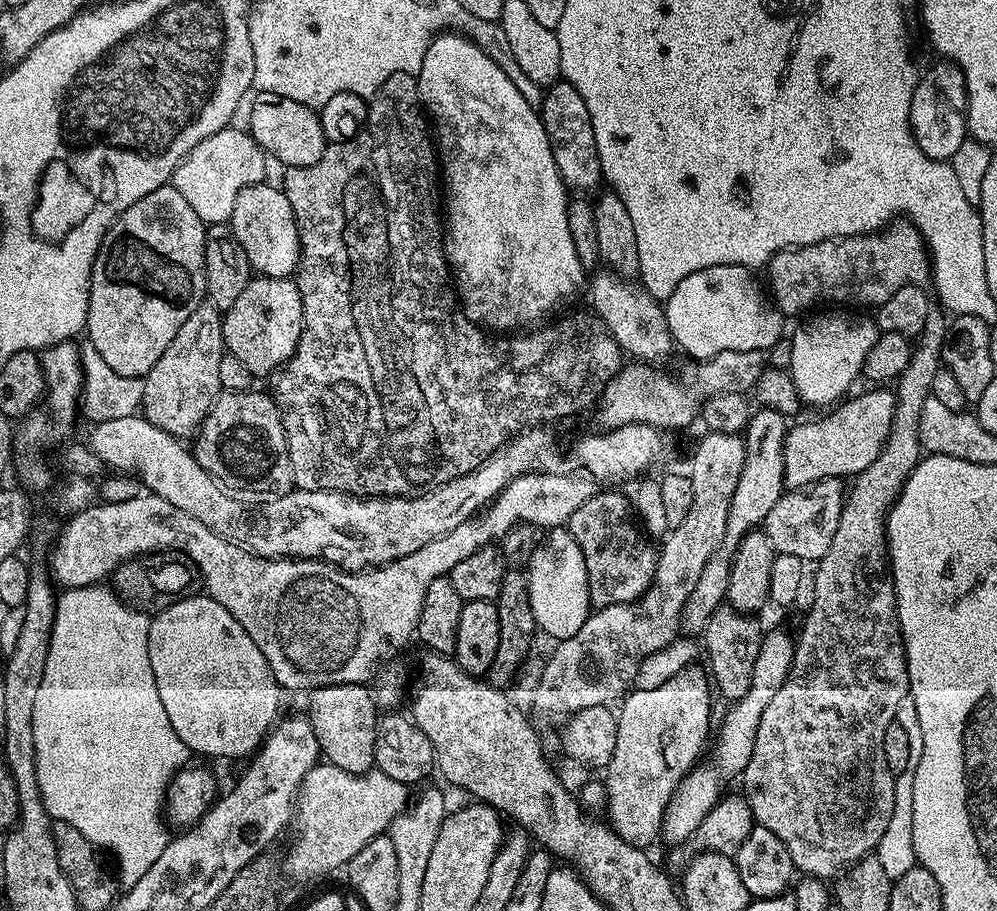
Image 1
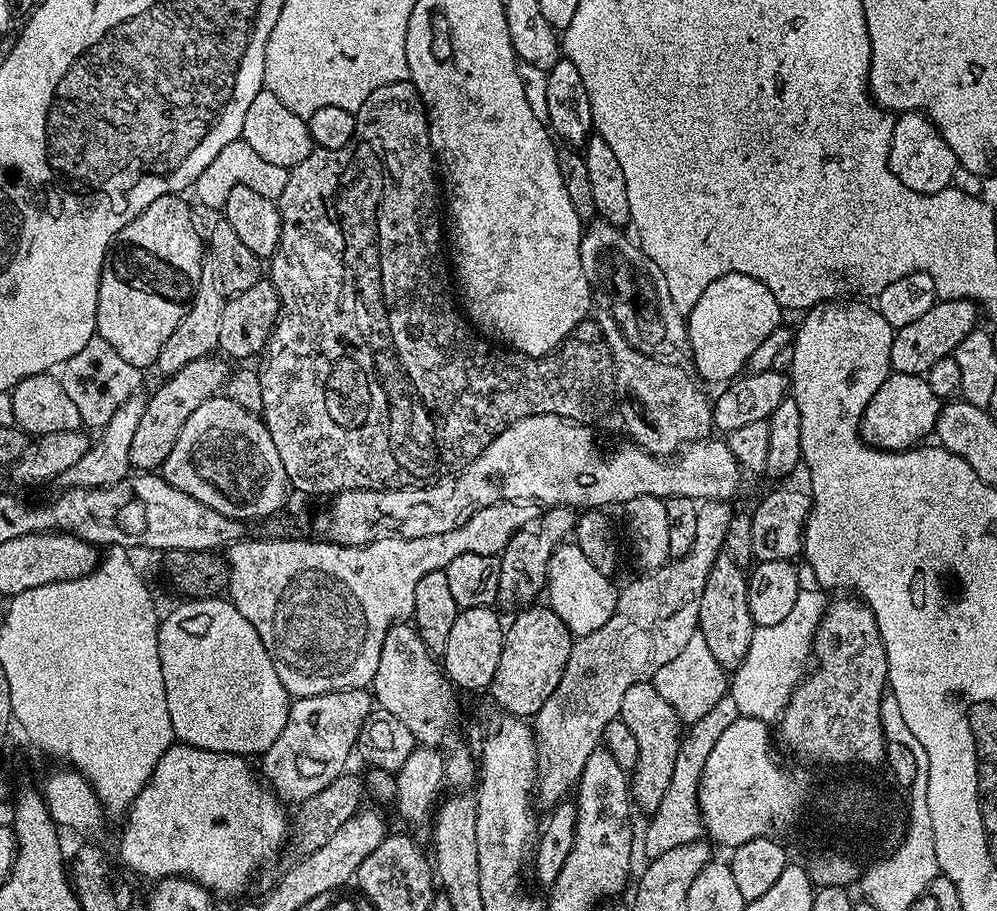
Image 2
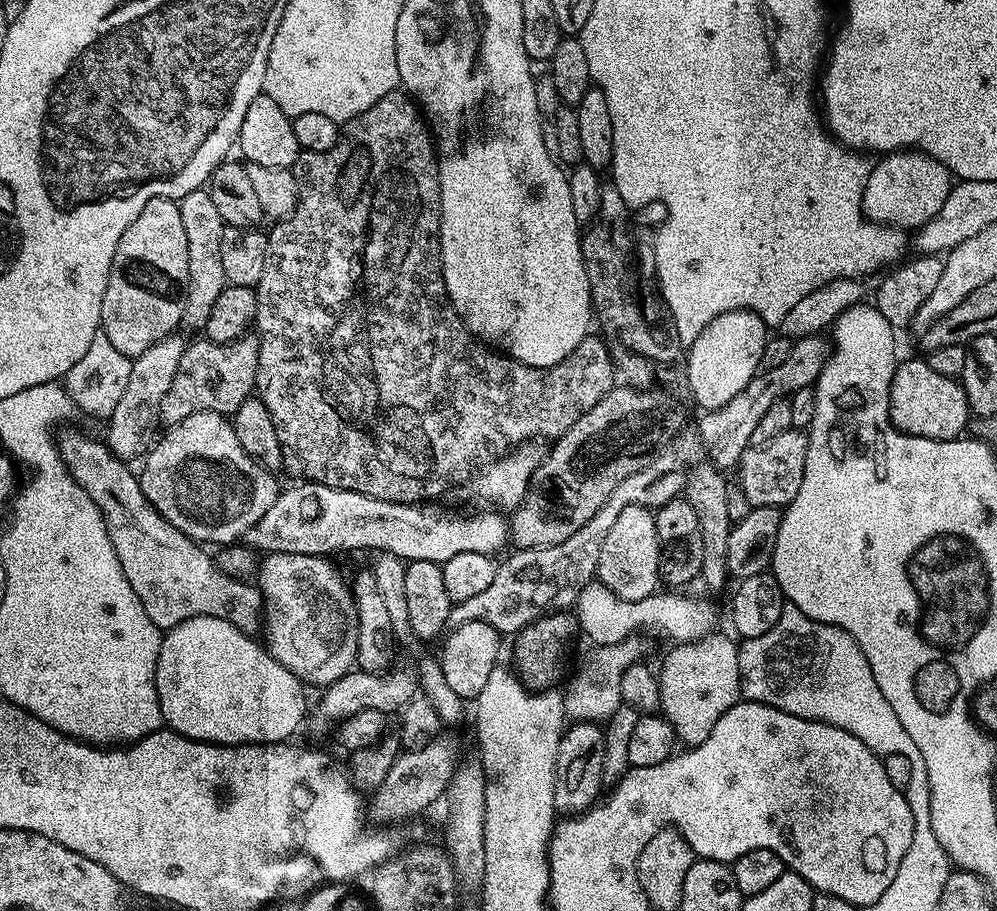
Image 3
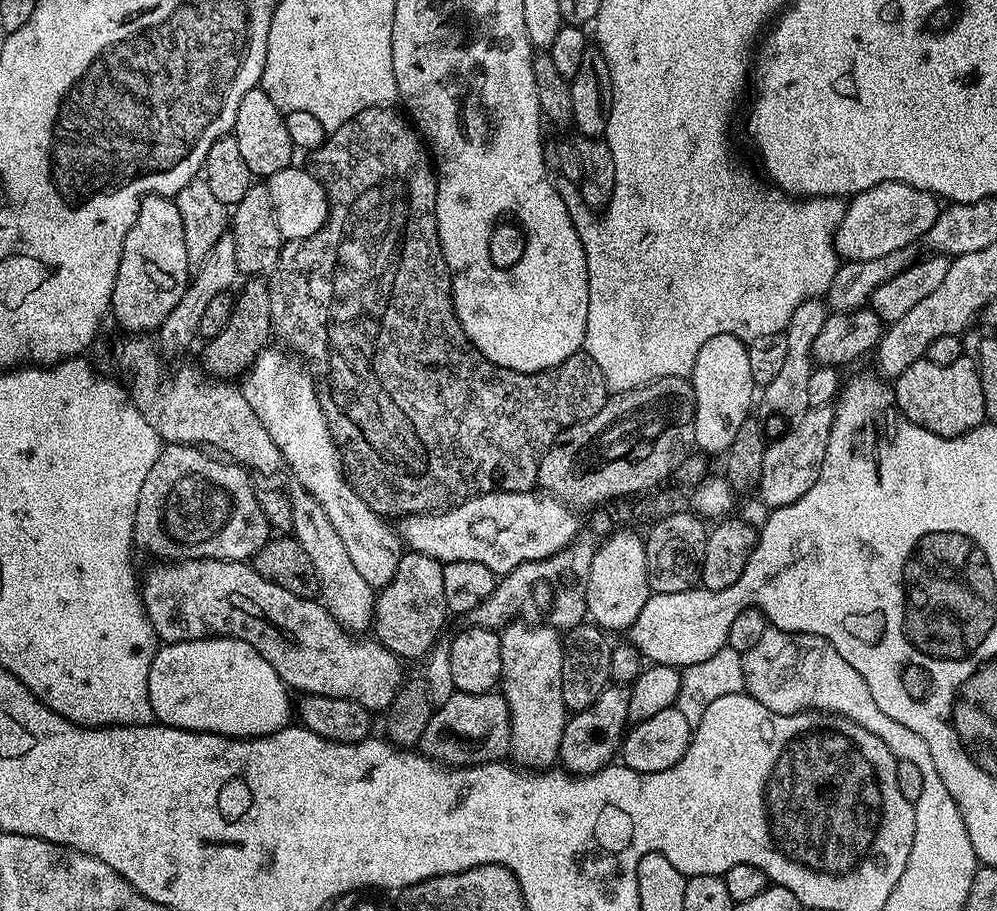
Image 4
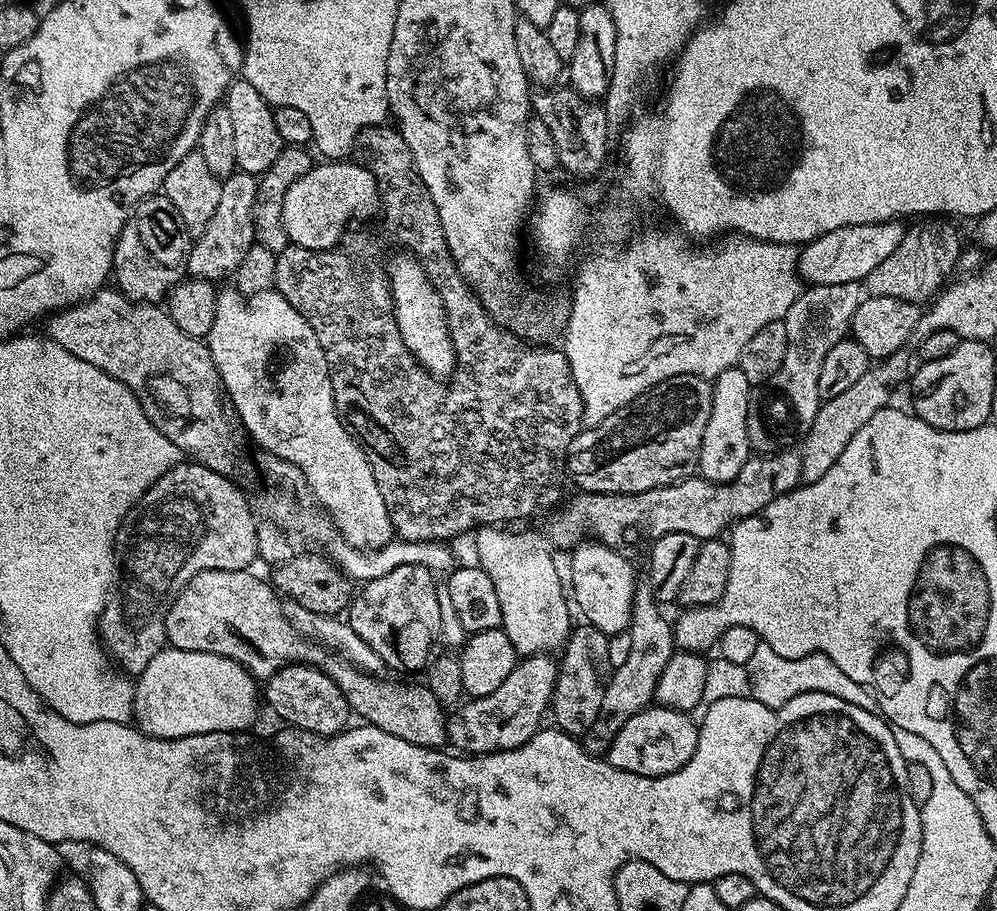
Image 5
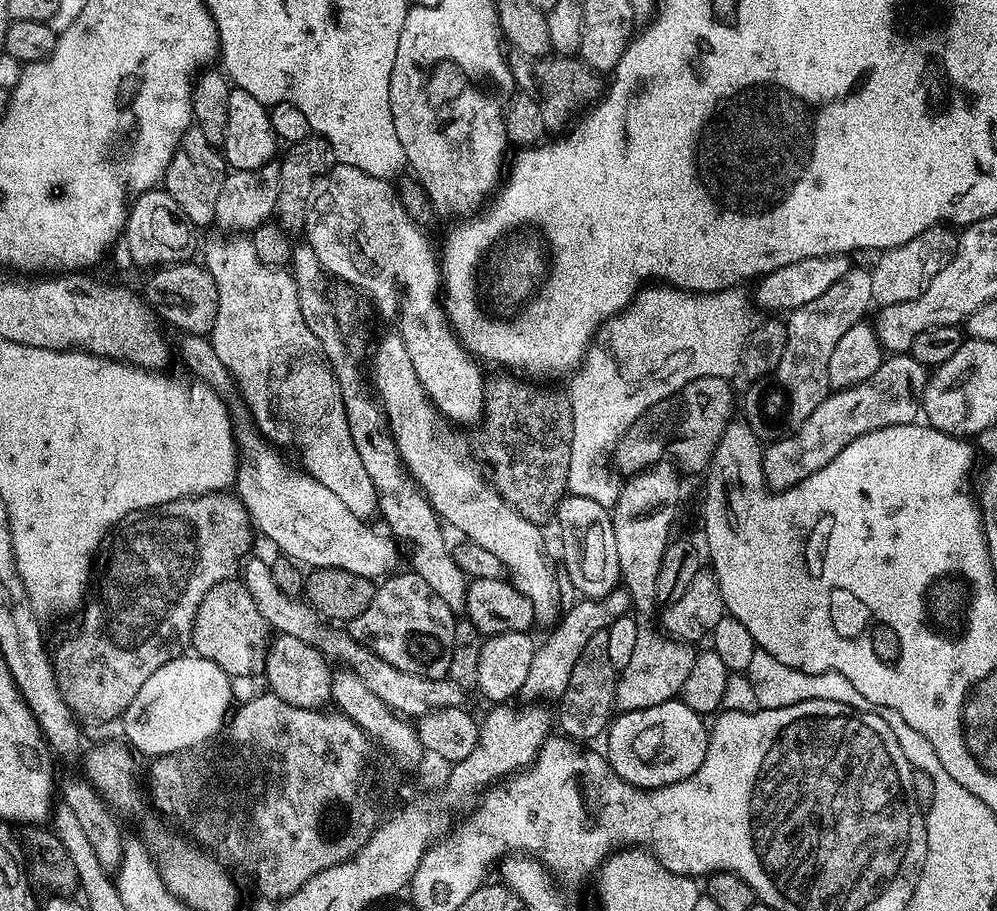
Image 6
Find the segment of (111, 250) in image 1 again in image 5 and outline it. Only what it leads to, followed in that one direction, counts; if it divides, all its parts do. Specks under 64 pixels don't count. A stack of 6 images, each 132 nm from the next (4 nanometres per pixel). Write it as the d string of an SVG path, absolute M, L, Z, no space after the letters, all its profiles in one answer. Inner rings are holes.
M153 194L133 208L118 238L112 259L115 287L139 304L160 304L185 279L189 251L190 237L178 210L174 210L174 202Z

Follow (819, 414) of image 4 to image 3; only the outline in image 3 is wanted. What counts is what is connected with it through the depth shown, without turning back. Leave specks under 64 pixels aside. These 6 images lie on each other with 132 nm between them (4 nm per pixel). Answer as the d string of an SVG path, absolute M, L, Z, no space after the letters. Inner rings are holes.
M789 430L778 438L763 441L759 446L750 446L745 450L738 465L738 486L746 494L753 508L783 509L791 504L802 486L807 449L807 435L800 430Z

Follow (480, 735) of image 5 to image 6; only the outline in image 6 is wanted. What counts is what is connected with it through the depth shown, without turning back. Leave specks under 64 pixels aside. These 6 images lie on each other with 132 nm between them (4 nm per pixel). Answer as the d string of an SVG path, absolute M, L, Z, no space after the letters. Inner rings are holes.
M617 586L604 597L596 599L580 598L577 600L577 604L565 616L563 613L555 621L554 627L556 629L545 638L544 644L542 640L542 643L537 647L534 658L530 662L530 674L526 674L524 682L524 692L527 695L532 695L529 697L561 697L566 690L567 682L570 680L570 672L578 658L581 657L586 642L597 632L607 629L618 618L629 615L632 608L632 598L628 589L623 586Z

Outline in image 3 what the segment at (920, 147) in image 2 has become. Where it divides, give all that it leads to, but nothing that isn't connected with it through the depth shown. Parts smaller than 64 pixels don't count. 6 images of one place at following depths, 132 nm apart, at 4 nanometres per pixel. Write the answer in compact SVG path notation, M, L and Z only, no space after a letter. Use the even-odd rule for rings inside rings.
M901 150L881 155L871 165L864 184L864 214L867 219L890 228L918 230L934 218L949 197L952 175L944 164L915 150Z

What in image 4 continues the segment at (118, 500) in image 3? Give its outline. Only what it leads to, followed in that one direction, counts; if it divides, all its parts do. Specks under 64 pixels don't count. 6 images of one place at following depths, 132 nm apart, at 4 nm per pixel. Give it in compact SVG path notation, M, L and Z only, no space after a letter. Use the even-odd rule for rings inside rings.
M182 560L179 562L169 563L164 568L156 568L144 580L144 588L142 584L142 603L144 612L148 615L148 621L152 624L152 629L156 631L157 637L164 644L177 644L178 642L186 642L187 640L206 640L210 636L233 636L236 640L245 640L250 646L254 646L254 650L258 650L258 654L262 654L262 658L266 658L266 662L270 662L270 666L274 666L274 670L284 679L289 689L300 691L300 694L309 694L311 696L333 696L334 698L342 698L343 700L354 700L357 704L361 704L363 708L368 709L369 713L383 713L389 709L395 700L396 693L406 680L404 674L405 665L399 656L396 656L389 648L383 648L375 639L369 638L363 644L363 639L357 638L353 633L340 627L340 624L334 619L323 603L316 598L305 598L290 594L290 590L282 590L282 586L278 586L274 582L270 582L266 578L262 578L253 570L251 563L243 560Z

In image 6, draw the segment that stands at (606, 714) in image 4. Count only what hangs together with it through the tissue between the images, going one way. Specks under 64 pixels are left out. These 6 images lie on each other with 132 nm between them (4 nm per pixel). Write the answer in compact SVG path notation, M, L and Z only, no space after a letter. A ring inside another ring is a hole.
M657 462L641 468L639 472L631 473L627 477L629 480L625 479L621 483L618 502L614 502L610 510L620 579L623 587L628 589L632 608L637 613L648 612L657 607L658 570L673 535L672 523L676 520L676 507L680 504L681 473L671 463L664 463ZM647 626L638 630L638 642L634 646L634 654L625 668L619 669L616 678L615 707L620 712L646 710L650 706L658 706L667 700L675 700L684 691L684 683L694 670L694 662L698 655L691 643L673 640L665 635L651 632Z

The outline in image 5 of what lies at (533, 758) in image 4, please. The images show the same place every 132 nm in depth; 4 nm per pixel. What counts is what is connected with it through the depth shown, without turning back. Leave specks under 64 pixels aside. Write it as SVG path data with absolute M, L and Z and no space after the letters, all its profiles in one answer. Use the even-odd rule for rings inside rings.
M484 528L476 536L478 566L494 582L498 602L502 606L500 623L506 638L521 657L552 654L563 649L574 620L568 617L569 597L560 585L560 572L544 548L516 532L503 532L500 528Z

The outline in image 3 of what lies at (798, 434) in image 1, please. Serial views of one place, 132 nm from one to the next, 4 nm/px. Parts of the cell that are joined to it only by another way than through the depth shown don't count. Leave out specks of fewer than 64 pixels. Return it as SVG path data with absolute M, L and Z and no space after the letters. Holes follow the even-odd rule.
M927 359L904 360L896 365L890 386L890 418L899 432L907 436L931 440L954 440L965 435L964 427L970 424L968 399L959 380L942 378L930 370Z

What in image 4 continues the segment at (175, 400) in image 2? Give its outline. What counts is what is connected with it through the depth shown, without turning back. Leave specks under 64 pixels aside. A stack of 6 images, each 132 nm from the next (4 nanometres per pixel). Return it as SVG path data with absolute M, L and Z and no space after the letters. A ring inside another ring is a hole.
M248 278L239 285L240 293L235 293L232 302L232 313L230 322L218 335L211 337L204 348L204 364L202 368L205 373L216 378L236 378L241 375L261 352L268 336L273 335L272 319L270 318L270 290L269 281L264 278Z

